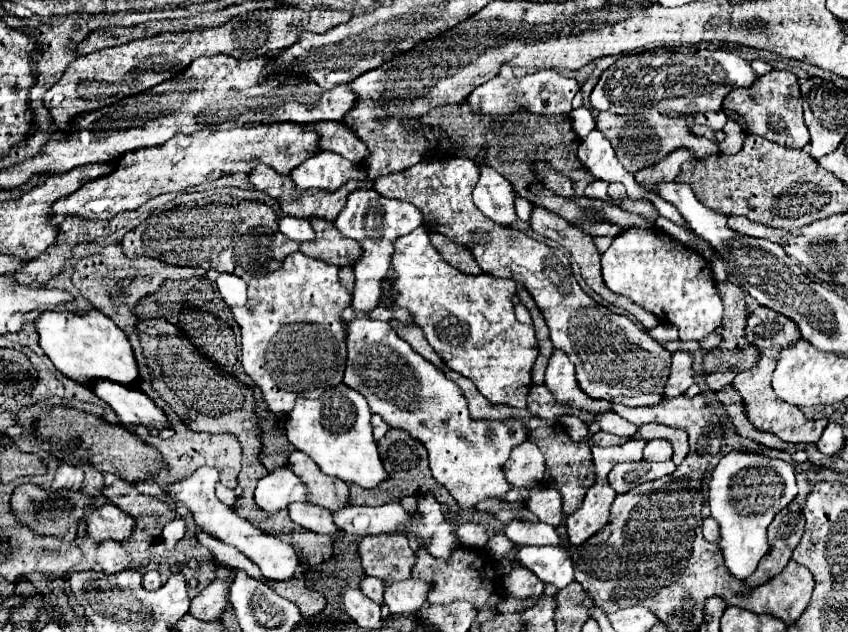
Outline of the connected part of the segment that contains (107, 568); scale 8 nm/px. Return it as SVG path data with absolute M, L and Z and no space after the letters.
M105 540L97 546L97 562L105 574L113 574L113 572L137 566L131 554L123 550L121 542L115 542L115 540Z

